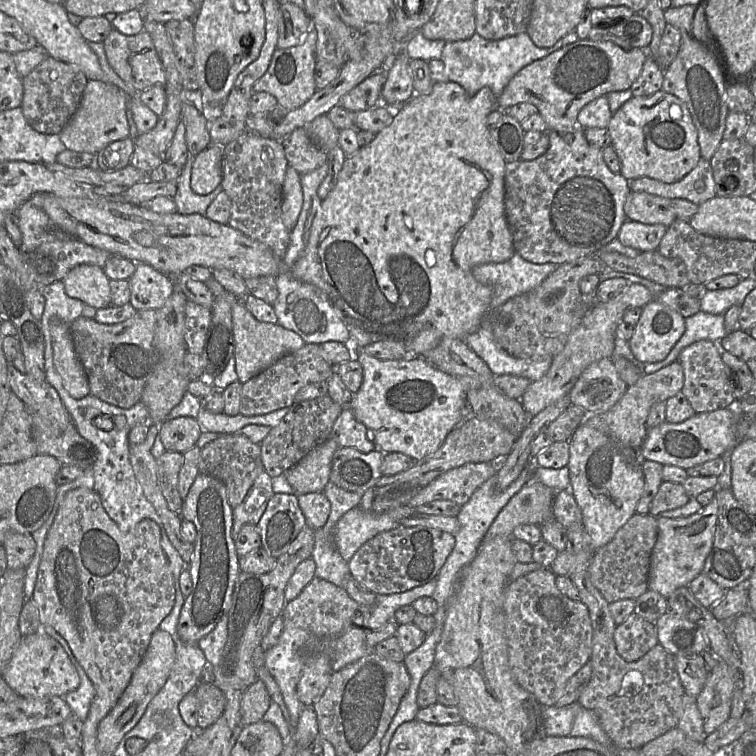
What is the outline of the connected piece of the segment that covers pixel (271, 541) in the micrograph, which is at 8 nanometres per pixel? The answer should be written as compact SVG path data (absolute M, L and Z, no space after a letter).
M274 493L257 527L261 548L274 558L284 554L306 526L295 494Z

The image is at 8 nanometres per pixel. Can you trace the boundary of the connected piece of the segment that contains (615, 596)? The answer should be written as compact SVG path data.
M635 513L609 543L594 552L588 567L589 576L608 603L623 599L636 600L649 590L650 560L657 538L657 519L649 514Z

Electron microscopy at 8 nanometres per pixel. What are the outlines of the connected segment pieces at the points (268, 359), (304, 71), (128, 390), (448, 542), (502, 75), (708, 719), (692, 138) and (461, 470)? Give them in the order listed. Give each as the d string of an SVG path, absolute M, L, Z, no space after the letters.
M213 277L206 280L205 285L215 297L223 297L232 305L233 333L235 341L234 358L239 382L247 382L249 379L273 365L280 358L301 349L305 345L303 339L295 332L287 330L277 323L272 324L258 321L251 312L247 310L241 298L228 292Z
M310 28L299 45L276 49L267 71L255 82L253 91L273 95L278 104L287 110L294 110L306 103L317 90L314 79L317 32Z
M139 310L136 314L121 323L101 324L86 317L79 317L71 324L71 337L76 354L86 372L90 393L104 402L128 409L141 401L146 383L160 361L160 354L154 345L157 322L157 310Z
M400 526L363 544L348 562L350 575L377 595L403 593L436 580L454 546L454 534L422 526Z
M571 31L553 46L540 48L526 32L499 40L487 40L475 33L466 40L445 42L440 60L444 64L444 72L449 81L460 84L470 95L476 94L483 87L489 87L498 100L508 82L519 70L577 40L577 33Z
M724 661L709 671L706 683L696 697L706 735L712 734L730 718L732 697L741 683L741 673Z
M663 90L651 96L633 96L628 99L613 113L607 129L611 136L611 146L615 149L621 163L620 174L627 180L648 177L674 183L693 170L701 159L697 129L686 104Z
M491 462L469 463L450 469L422 488L408 506L415 508L434 500L450 500L462 506L496 469L497 464Z

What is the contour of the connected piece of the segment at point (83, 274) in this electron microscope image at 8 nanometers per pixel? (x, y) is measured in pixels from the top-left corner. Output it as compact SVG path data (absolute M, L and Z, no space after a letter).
M78 265L71 269L62 281L66 294L71 298L97 310L111 305L110 279L102 267Z

